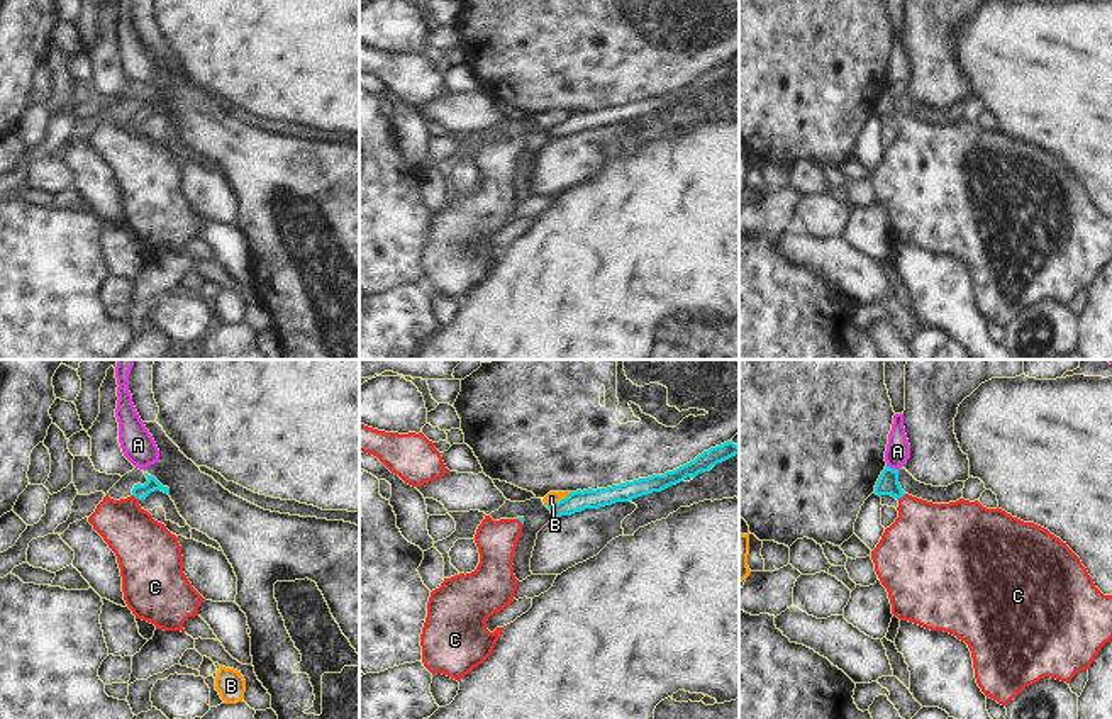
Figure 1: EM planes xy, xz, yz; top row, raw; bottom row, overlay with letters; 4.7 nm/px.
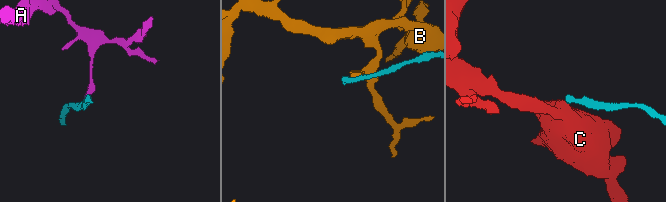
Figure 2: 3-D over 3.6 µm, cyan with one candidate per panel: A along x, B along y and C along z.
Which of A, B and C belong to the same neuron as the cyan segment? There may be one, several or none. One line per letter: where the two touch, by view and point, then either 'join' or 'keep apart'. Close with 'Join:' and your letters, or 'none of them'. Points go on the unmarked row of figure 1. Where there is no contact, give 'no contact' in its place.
A: yz (892, 89) | keep apart
B: xz (556, 122) | keep apart
C: xy (136, 117) | join
Join: C

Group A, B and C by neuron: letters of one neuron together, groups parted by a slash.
A / B / C

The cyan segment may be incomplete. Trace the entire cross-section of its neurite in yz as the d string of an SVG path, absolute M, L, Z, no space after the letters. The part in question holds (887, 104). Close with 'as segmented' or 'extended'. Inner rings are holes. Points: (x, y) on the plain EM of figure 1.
M890 86L881 92L875 114L898 120L898 137L871 171L875 192L888 212L892 234L965 261L971 271L976 304L987 317L1007 326L1044 297L1068 304L1080 290L1088 290L1112 259L1112 215L1104 215L1095 207L1080 178L1048 149L1012 137L998 127L987 129L978 120L932 124L912 117L902 110L898 90Z | extended

